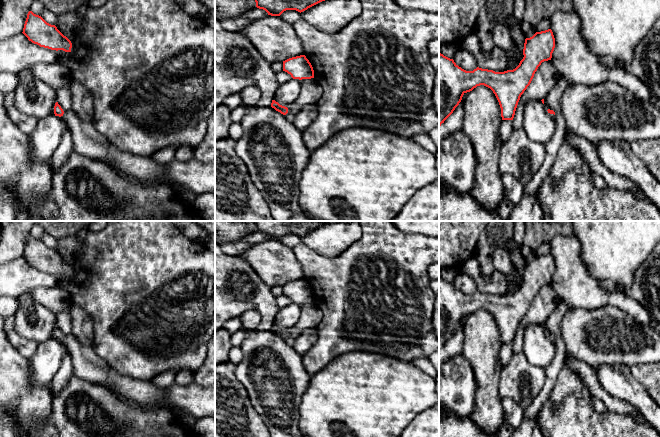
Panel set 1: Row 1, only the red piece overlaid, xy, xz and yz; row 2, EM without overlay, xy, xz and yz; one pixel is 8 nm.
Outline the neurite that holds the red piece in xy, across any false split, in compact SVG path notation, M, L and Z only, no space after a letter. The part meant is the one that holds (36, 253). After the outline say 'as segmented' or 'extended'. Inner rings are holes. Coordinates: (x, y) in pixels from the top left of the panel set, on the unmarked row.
M29 235L22 256L29 265L51 274L71 276L72 267L55 249Z; as segmented

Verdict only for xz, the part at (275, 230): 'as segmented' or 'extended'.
as segmented

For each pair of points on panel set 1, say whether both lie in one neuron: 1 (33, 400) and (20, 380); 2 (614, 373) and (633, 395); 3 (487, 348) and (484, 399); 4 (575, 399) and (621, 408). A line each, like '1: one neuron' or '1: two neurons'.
1: one neuron
2: one neuron
3: one neuron
4: two neurons

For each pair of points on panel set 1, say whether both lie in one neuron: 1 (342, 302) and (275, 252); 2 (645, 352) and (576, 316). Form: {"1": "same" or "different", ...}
{"1": "different", "2": "same"}

